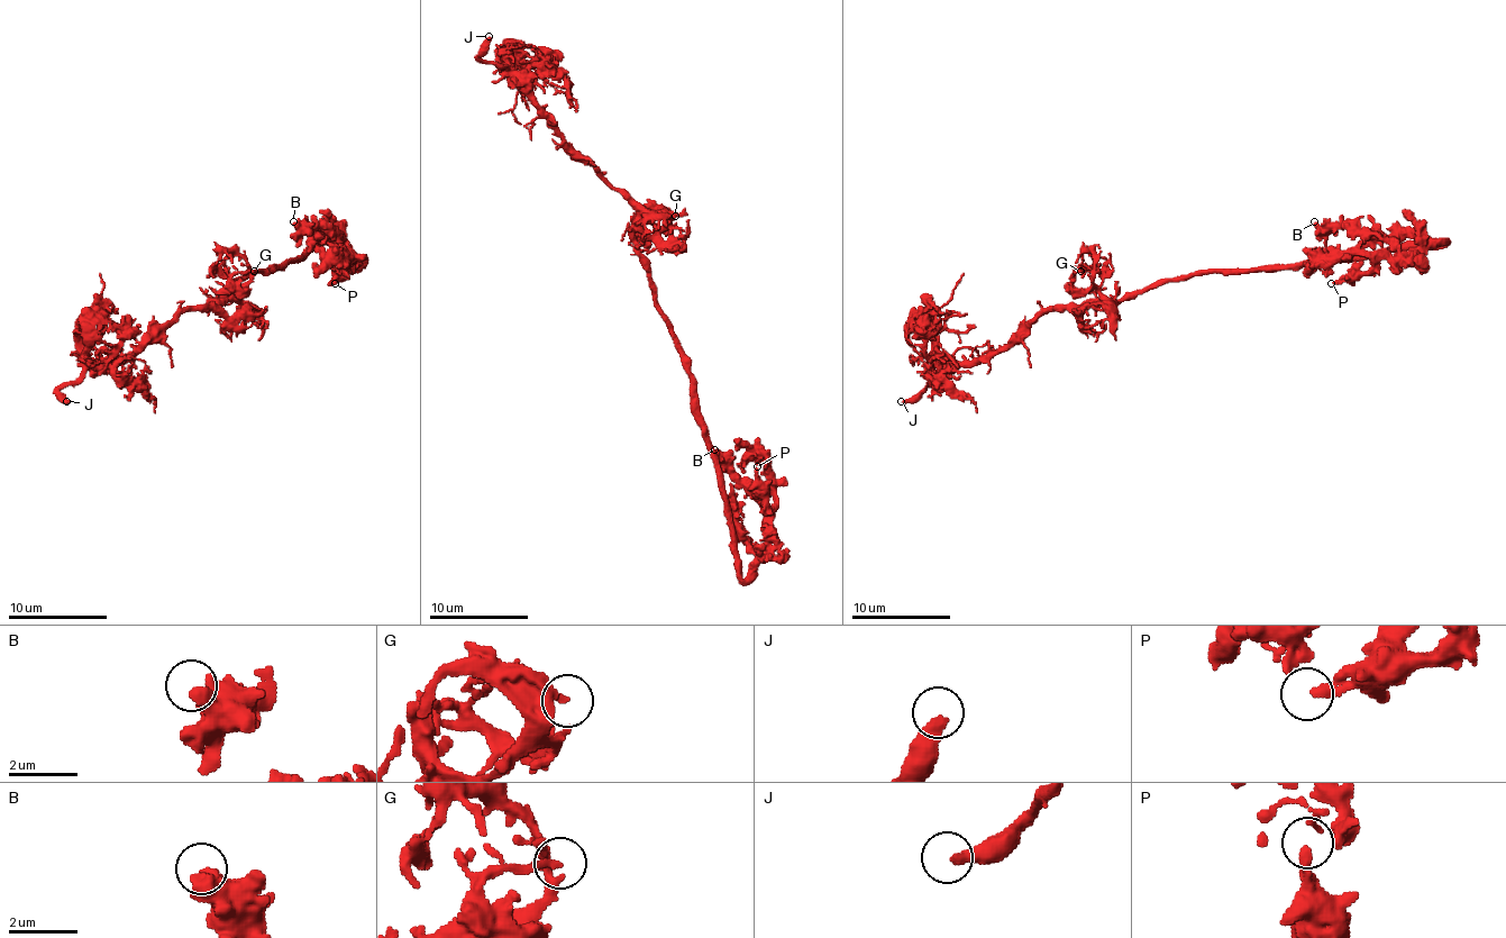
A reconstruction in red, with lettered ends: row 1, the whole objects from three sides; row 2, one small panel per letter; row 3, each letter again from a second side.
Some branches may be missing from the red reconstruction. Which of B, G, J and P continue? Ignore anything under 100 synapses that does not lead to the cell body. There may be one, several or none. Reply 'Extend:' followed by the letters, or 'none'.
Extend: J

